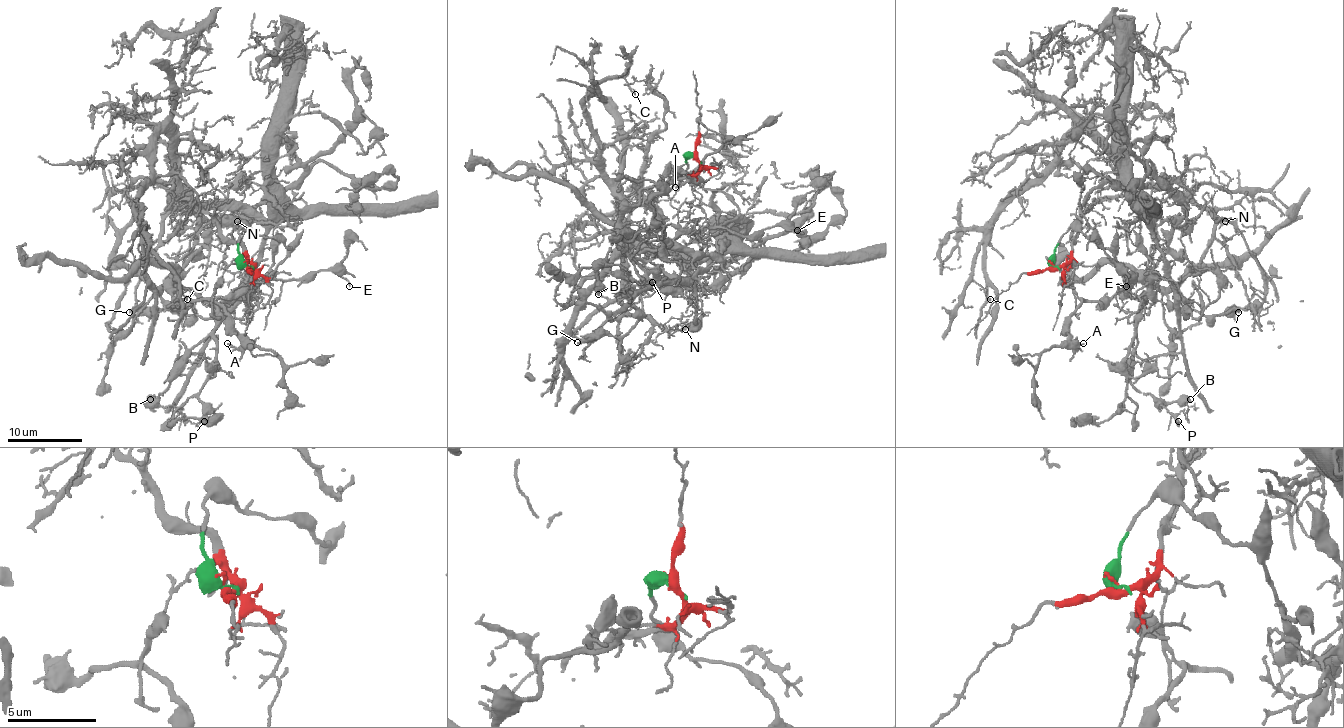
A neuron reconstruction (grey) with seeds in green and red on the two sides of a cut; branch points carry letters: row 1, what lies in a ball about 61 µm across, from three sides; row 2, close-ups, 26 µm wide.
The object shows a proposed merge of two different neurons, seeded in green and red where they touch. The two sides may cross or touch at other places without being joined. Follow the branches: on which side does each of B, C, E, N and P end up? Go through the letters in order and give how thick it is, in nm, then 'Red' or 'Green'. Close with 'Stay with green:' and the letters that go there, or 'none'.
B: Thickness 650 nm. Green
C: Thickness 120 nm. Red
E: Thickness 100 nm. Green
N: Thickness 150 nm. Red
P: Thickness 160 nm. Green
Stay with green: B, E, P

